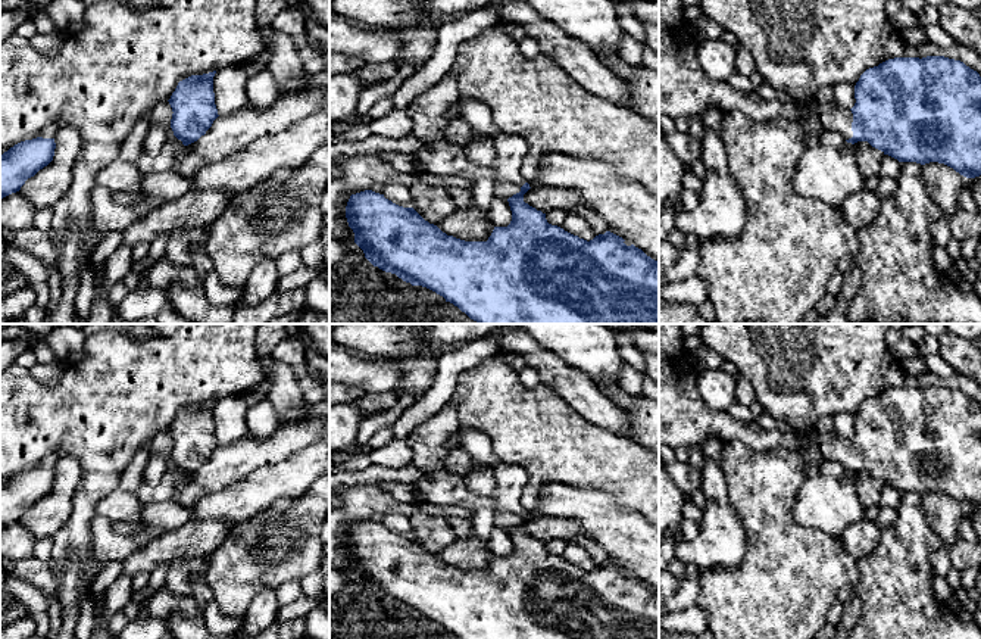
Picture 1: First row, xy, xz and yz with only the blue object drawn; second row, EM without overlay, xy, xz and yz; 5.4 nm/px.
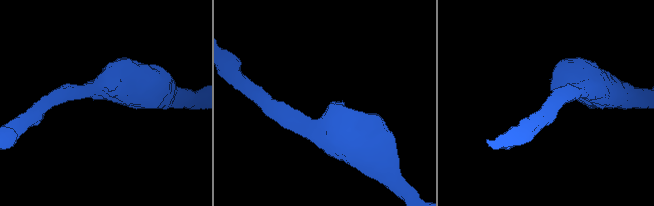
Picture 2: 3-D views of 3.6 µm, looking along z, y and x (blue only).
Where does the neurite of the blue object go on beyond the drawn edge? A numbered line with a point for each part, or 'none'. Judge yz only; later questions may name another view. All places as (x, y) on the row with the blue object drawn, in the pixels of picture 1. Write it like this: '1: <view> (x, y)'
1: yz (684, 90)

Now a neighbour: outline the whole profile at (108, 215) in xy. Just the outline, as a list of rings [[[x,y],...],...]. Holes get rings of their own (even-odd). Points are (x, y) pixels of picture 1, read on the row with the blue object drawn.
[[[101,186],[91,190],[91,227],[104,237],[110,231],[124,231],[135,221],[147,216],[154,208],[168,199],[162,196],[146,196],[132,206],[122,206],[113,199],[113,193]]]

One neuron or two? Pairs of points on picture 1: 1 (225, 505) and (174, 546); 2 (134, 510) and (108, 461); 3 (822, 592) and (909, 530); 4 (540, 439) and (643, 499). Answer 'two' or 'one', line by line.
1: two
2: two
3: two
4: one

